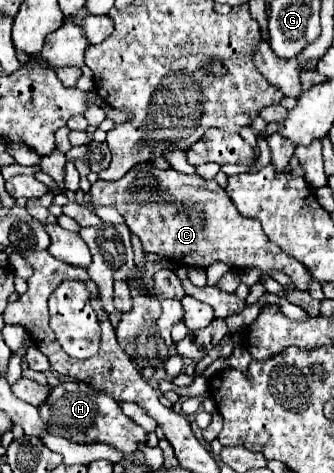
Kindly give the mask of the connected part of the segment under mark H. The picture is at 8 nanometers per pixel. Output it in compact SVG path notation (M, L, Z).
M61 382L51 388L45 404L39 408L41 420L47 424L47 432L53 436L69 438L77 444L111 444L115 450L129 454L137 450L139 442L147 442L147 434L131 418L127 418L121 406L105 392L95 390L85 382Z

